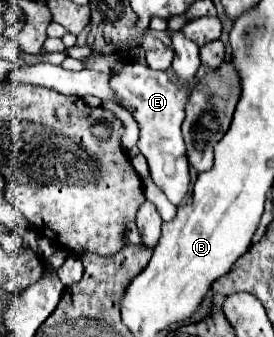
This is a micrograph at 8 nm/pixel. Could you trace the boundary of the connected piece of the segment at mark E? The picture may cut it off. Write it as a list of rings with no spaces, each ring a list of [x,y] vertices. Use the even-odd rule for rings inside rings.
[[[127,61],[121,75],[111,79],[111,89],[115,89],[115,93],[135,109],[133,117],[141,129],[139,149],[149,163],[151,177],[155,185],[167,195],[167,199],[173,205],[179,205],[189,191],[189,163],[185,155],[181,123],[185,119],[183,109],[191,87],[173,81],[171,77],[167,77],[165,71],[153,71],[147,65]]]

